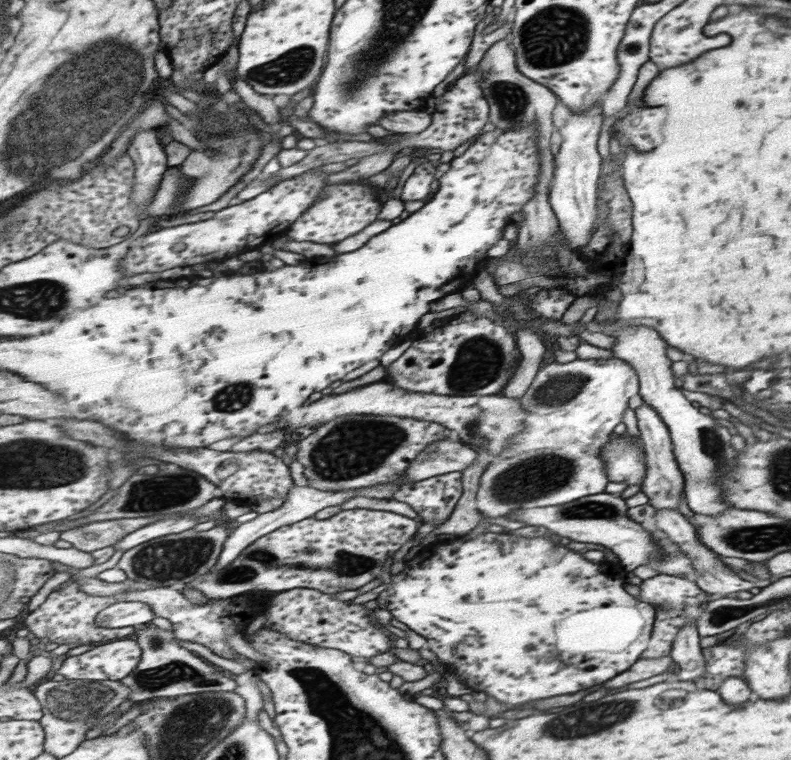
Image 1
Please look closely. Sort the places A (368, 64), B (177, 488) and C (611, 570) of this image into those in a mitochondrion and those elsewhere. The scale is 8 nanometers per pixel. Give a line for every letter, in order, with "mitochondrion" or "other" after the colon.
A: mitochondrion
B: mitochondrion
C: other

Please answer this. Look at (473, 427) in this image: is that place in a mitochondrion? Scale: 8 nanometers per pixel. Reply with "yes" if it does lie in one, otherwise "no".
yes

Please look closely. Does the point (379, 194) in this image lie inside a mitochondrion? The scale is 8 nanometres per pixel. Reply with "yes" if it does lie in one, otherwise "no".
no

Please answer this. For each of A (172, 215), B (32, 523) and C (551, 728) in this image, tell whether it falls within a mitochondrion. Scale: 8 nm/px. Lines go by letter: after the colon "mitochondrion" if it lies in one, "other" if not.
A: other
B: other
C: mitochondrion

